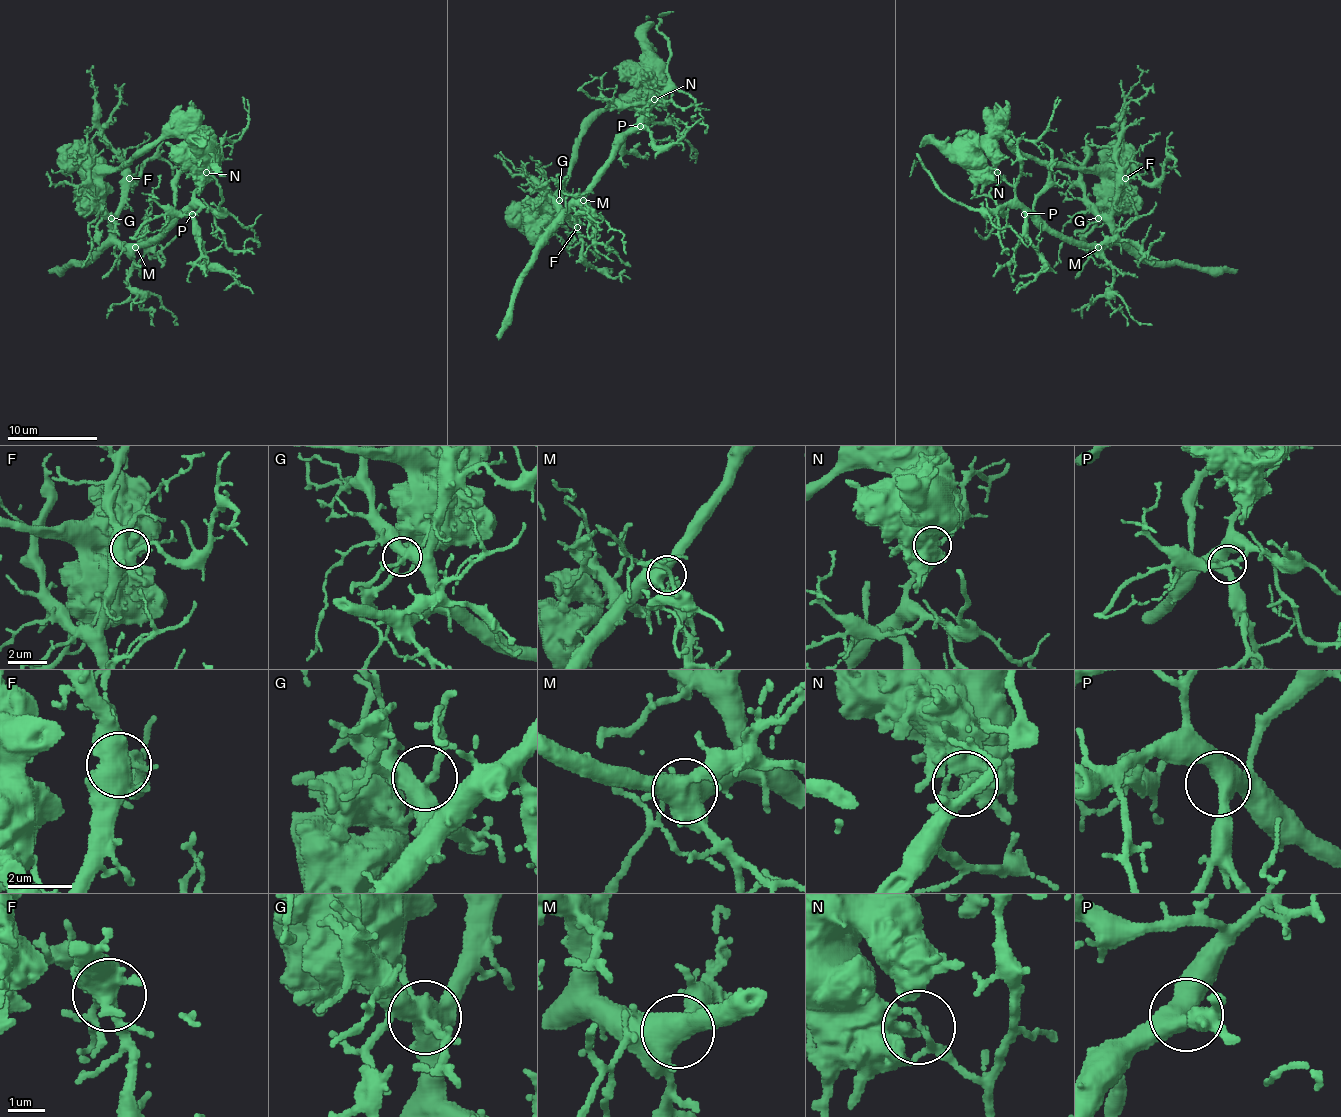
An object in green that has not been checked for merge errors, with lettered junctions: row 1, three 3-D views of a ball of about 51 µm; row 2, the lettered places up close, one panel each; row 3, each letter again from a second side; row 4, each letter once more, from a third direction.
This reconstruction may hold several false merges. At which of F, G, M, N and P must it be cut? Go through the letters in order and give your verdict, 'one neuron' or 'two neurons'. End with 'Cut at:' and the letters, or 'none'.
F: one neuron
G: one neuron
M: one neuron
N: two neurons
P: one neuron
Cut at: N

